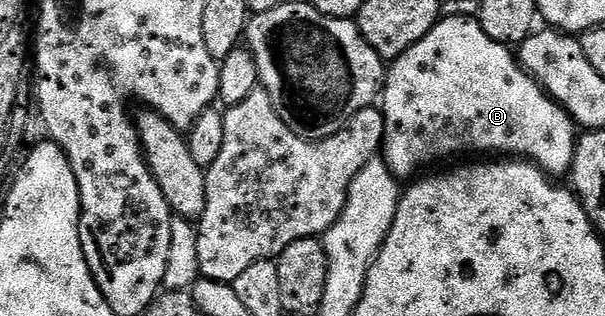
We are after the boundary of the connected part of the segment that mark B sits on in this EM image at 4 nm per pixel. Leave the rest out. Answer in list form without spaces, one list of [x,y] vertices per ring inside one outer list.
[[[443,17],[424,40],[416,40],[408,52],[393,59],[380,95],[380,109],[386,121],[384,160],[399,180],[413,179],[413,174],[433,158],[454,158],[457,154],[494,154],[490,156],[529,160],[551,176],[566,176],[580,137],[570,113],[524,69],[511,47],[492,40],[484,32],[477,17]]]

